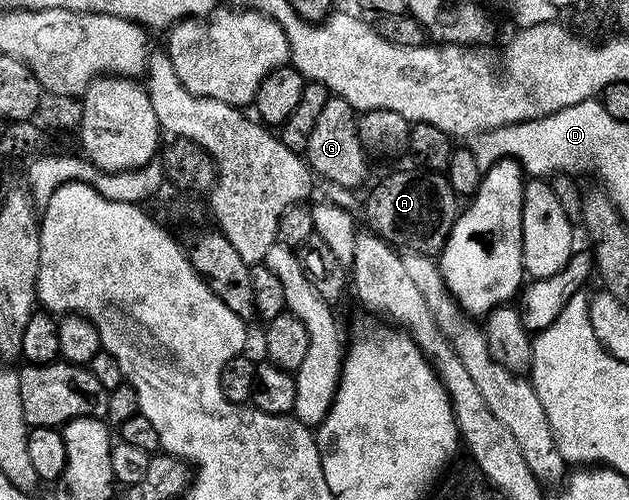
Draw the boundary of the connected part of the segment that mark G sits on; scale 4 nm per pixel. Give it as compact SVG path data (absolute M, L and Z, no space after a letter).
M332 97L329 101L325 101L325 109L321 109L321 118L317 121L313 134L309 136L309 145L305 152L307 166L318 178L320 175L321 178L328 179L328 184L359 189L363 183L363 178L367 175L367 159L369 160L368 152L359 139L359 121L355 107L349 105L349 101L338 97Z

